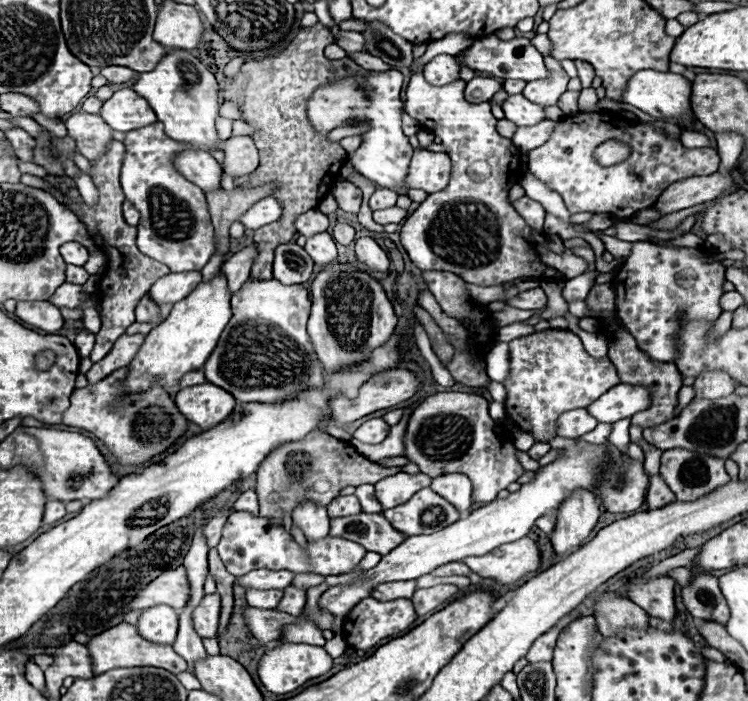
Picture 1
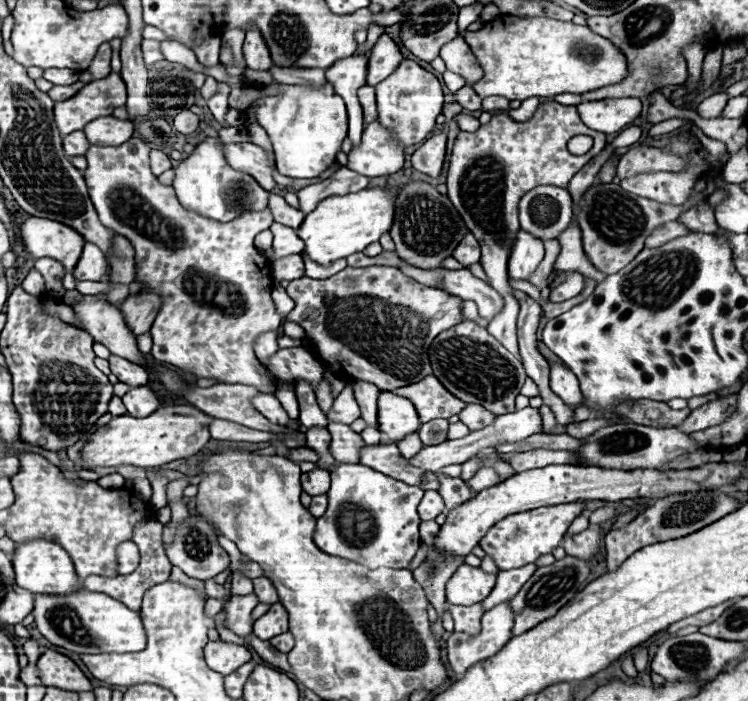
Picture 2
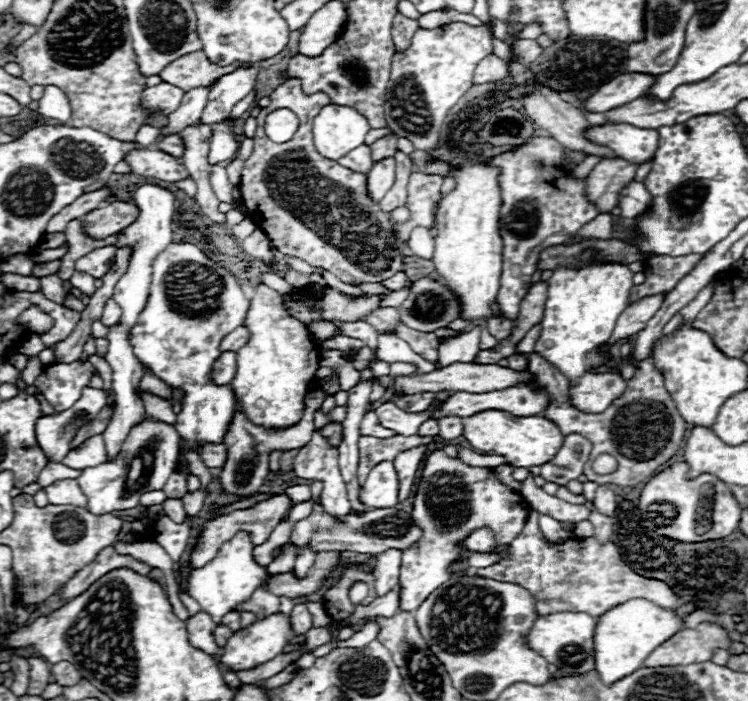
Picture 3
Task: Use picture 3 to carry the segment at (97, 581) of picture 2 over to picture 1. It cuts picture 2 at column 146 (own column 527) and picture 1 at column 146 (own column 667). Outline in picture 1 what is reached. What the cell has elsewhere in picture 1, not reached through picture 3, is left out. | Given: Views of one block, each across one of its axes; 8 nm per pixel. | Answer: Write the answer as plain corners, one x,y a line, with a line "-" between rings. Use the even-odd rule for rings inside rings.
180,566
178,570
162,572
156,580
146,584
130,602
128,610
144,610
158,604
166,604
180,610
188,602
188,596
190,596
190,586
186,570
184,566

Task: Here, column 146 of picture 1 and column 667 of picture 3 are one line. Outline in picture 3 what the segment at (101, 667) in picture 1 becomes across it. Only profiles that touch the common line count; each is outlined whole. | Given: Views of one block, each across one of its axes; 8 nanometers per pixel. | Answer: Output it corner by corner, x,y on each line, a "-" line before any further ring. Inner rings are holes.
704,622
698,628
684,628
682,632
674,634
668,642
664,642
644,660
644,666
656,668
708,662
712,660
714,650
728,650
730,644
732,640
728,638
724,628

